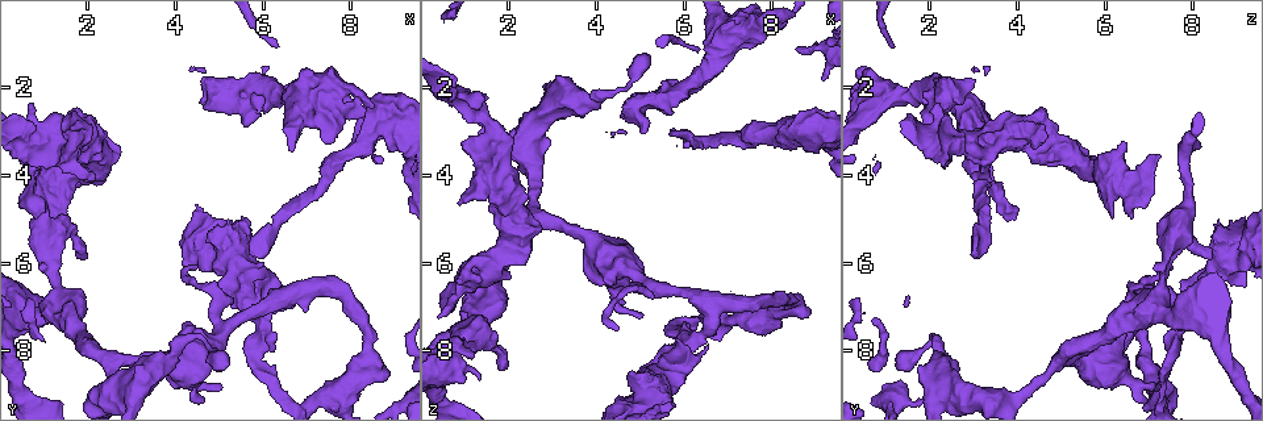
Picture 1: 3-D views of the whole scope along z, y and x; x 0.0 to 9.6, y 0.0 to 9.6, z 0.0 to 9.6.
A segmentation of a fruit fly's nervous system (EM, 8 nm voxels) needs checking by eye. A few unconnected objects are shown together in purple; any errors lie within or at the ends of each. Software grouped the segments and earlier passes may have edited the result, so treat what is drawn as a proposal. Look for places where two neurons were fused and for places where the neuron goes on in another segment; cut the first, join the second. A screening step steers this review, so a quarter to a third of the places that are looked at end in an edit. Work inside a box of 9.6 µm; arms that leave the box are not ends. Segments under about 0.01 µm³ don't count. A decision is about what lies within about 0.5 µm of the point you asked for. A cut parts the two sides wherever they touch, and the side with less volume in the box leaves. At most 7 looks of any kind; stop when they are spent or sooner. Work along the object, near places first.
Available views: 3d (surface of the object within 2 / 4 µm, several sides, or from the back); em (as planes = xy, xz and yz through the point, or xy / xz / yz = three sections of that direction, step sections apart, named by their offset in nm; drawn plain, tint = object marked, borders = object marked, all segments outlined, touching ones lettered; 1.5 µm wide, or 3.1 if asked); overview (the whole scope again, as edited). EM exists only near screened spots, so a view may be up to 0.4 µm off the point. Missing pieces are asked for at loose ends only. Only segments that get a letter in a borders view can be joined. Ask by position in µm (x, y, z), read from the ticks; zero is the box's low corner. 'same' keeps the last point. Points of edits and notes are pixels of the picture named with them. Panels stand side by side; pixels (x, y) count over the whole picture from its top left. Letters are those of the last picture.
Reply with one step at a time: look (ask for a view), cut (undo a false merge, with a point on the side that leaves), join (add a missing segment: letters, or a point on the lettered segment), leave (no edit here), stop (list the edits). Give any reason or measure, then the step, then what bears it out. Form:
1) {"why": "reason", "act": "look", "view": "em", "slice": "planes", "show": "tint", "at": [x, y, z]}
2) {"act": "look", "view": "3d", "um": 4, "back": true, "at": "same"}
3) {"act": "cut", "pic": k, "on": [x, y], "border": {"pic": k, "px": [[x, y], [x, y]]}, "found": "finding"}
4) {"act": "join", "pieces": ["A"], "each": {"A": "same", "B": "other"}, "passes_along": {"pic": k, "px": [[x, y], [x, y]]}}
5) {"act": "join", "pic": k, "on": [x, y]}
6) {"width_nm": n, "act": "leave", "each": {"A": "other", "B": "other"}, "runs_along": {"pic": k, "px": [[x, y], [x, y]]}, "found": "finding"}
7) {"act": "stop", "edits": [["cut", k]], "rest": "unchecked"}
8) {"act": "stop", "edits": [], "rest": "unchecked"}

{"why": "free end", "act": "look", "view": "em", "slice": "planes", "show": "borders", "at": [5.70, 5.85, 3.00]}

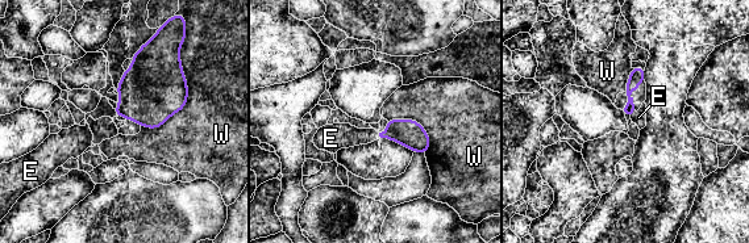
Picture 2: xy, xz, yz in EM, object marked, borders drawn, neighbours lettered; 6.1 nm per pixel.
{"act": "join", "pieces": ["E"], "each": {"E": "same", "W": "other"}, "found": "the neuron continues"}

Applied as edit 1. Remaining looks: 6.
{"act": "look", "view": "overview"}

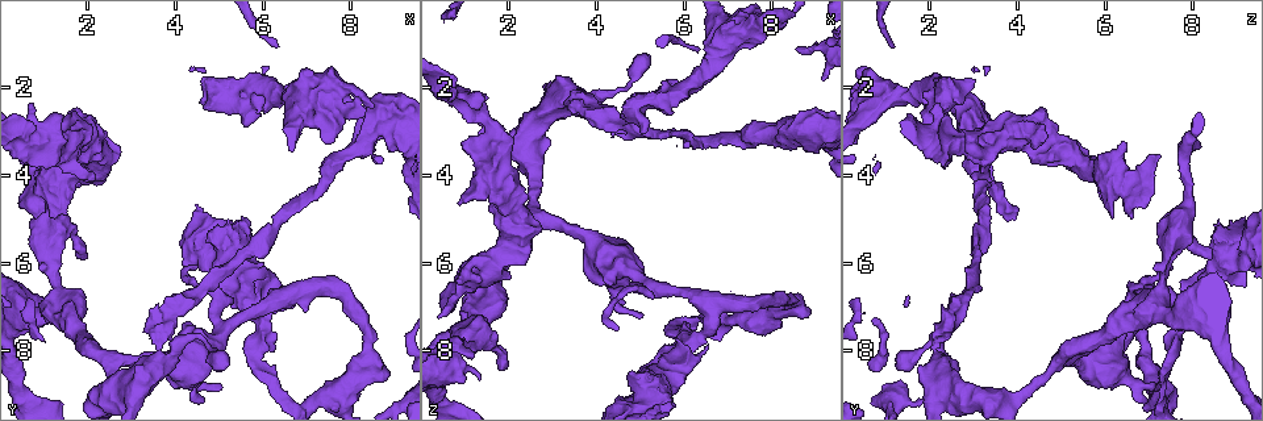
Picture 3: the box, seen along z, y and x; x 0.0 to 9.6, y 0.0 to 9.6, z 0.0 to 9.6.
{"why": "stops while still wide", "act": "look", "view": "3d", "um": 2, "at": [1.00, 3.15, 3.20]}

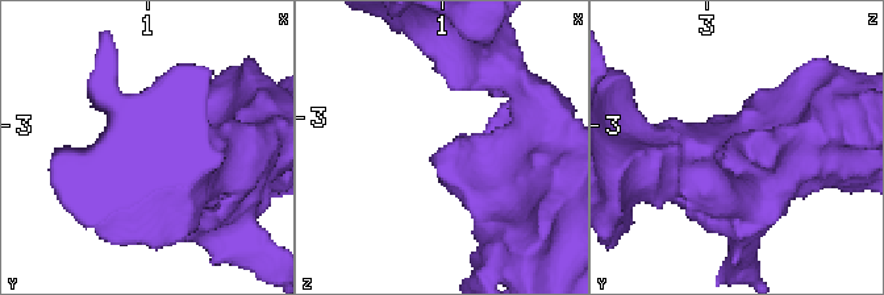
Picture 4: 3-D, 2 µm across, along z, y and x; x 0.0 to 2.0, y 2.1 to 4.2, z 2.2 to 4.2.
{"act": "look", "view": "em", "slice": "planes", "show": "borders", "at": [0.92, 3.16, 3.24]}

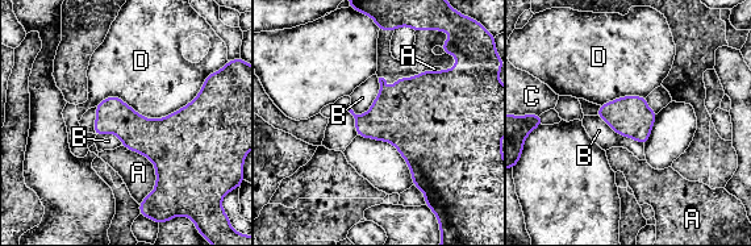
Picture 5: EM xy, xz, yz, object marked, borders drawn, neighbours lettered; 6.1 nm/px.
{"act": "leave", "each": {"A": "other", "B": "other", "C": "other", "D": "other"}, "found": "none of them fits"}

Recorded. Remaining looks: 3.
{"act": "stop", "edits": [["join", 2]], "rest": "unchecked"}

